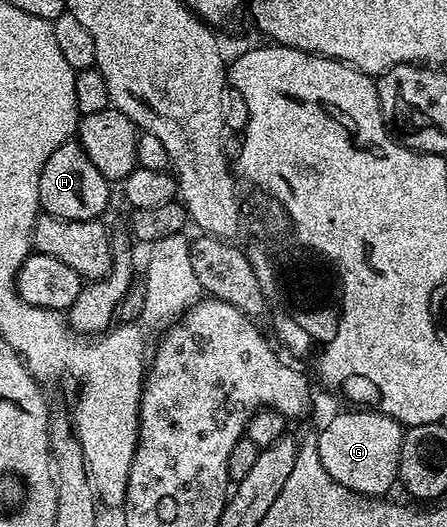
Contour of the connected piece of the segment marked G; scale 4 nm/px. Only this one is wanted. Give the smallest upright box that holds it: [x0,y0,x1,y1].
[315,410,405,498]

